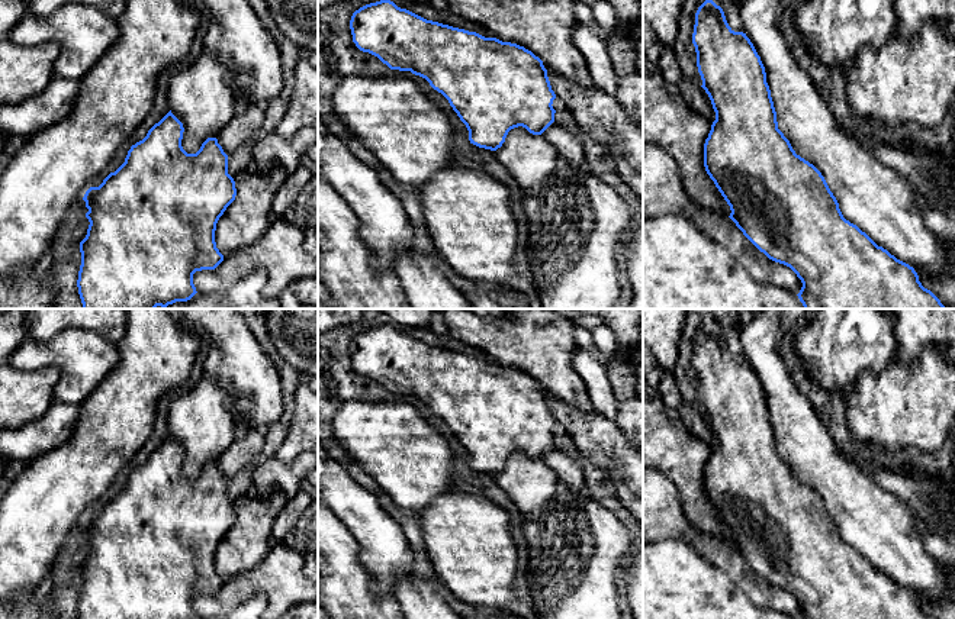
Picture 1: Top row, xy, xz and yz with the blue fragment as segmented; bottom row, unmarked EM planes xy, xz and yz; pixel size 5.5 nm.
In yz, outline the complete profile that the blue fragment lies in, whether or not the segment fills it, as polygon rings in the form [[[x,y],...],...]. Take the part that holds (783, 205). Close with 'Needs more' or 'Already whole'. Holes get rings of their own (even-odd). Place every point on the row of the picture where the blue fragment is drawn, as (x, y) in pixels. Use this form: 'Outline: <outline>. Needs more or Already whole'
Outline: [[[705,0],[695,13],[692,43],[702,88],[708,94],[716,120],[704,144],[704,167],[730,206],[730,219],[769,259],[790,267],[801,280],[797,294],[804,309],[946,309],[919,281],[913,267],[878,246],[856,225],[846,220],[821,173],[792,149],[778,129],[776,112],[766,83],[765,67],[743,32],[734,32],[724,12]]]. Already whole

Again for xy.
Outline: [[[170,110],[142,141],[131,146],[125,162],[115,173],[99,187],[86,191],[83,200],[90,225],[80,242],[77,280],[83,309],[165,309],[176,302],[187,302],[197,293],[193,274],[215,270],[224,261],[216,248],[215,230],[237,196],[235,181],[228,174],[228,155],[216,138],[208,138],[196,154],[187,154],[181,146],[183,132],[183,123]]]. Already whole

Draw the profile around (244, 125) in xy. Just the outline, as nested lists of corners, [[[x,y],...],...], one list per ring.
[[[250,106],[235,110],[229,123],[218,135],[218,144],[226,155],[232,154],[242,142],[254,138],[266,119],[266,107]]]

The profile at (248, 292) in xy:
[[[254,268],[221,293],[196,293],[187,302],[176,302],[165,309],[283,309],[277,297],[267,296],[267,271]]]

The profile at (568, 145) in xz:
[[[553,122],[541,135],[554,146],[560,159],[576,168],[585,168],[583,144],[576,133]]]

